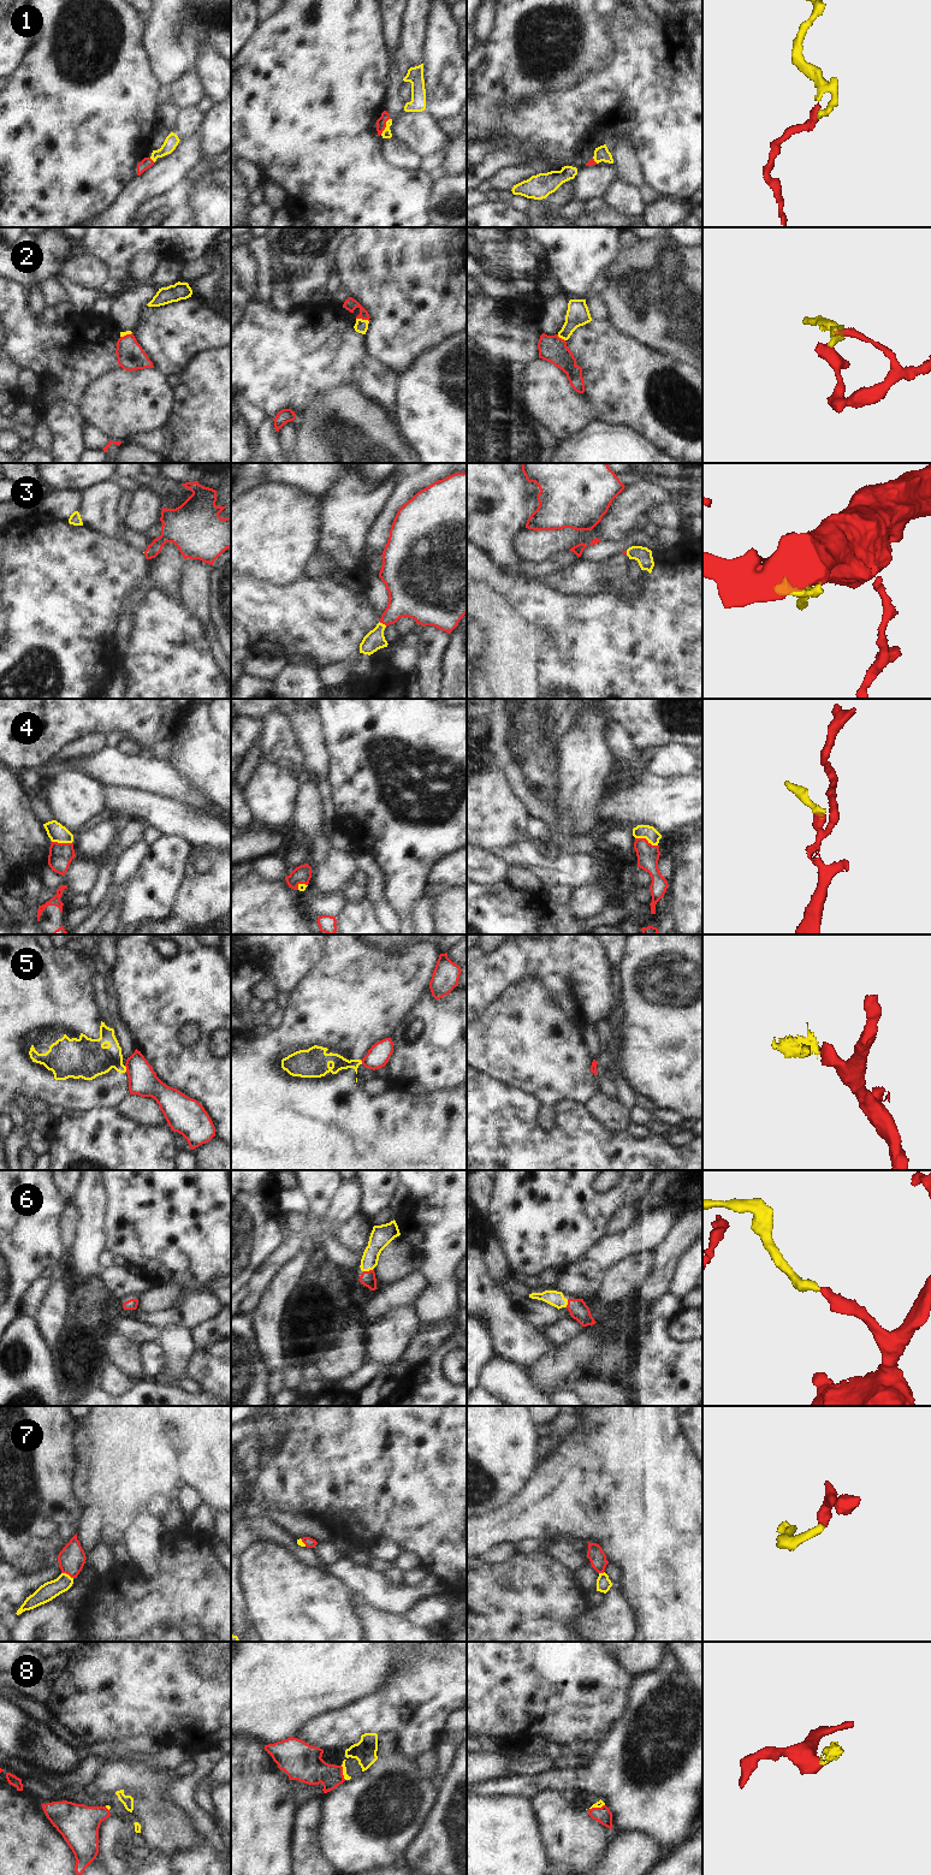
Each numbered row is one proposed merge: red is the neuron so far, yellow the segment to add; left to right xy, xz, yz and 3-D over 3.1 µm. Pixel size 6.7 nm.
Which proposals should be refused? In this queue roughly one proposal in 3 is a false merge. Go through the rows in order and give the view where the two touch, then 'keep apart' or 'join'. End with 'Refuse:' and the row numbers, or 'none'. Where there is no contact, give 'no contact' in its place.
1: xz | join
2: xz | join
3: xz | join
4: yz | join
5: xy | keep apart
6: xz | join
7: xy | join
8: yz | keep apart
Refuse: 5, 8

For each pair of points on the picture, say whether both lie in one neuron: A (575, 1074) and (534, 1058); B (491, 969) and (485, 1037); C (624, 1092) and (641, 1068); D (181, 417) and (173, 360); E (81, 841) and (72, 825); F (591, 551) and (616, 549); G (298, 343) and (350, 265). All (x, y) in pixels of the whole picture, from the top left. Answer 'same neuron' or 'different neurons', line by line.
A: same neuron
B: different neurons
C: different neurons
D: different neurons
E: different neurons
F: same neuron
G: different neurons

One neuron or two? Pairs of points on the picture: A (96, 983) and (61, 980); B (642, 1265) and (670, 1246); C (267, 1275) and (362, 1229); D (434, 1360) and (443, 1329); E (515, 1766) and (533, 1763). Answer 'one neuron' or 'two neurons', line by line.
A: two neurons
B: two neurons
C: one neuron
D: two neurons
E: one neuron

